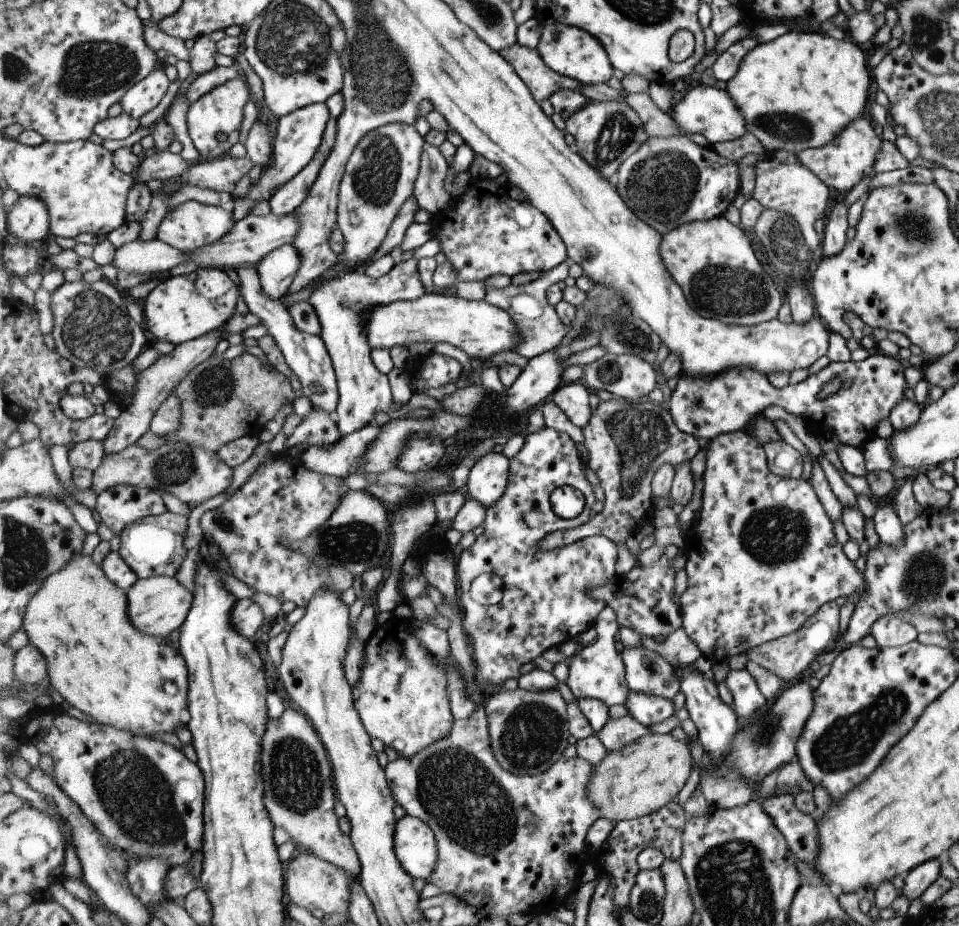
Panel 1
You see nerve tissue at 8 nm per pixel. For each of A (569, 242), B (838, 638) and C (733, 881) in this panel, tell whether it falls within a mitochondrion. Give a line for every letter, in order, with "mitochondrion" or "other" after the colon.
A: other
B: other
C: mitochondrion

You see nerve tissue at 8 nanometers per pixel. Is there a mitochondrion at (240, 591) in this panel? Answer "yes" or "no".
no

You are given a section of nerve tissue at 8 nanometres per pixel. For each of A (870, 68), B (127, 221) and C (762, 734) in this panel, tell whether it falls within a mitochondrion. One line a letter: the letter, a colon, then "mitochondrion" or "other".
A: other
B: other
C: mitochondrion

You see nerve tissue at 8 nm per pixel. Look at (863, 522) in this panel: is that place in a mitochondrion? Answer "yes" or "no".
no

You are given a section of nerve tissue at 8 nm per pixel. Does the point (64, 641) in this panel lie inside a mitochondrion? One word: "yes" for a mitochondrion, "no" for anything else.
no

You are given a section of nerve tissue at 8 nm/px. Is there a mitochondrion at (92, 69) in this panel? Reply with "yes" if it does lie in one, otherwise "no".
yes

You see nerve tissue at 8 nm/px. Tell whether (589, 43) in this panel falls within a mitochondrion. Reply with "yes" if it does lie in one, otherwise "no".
no

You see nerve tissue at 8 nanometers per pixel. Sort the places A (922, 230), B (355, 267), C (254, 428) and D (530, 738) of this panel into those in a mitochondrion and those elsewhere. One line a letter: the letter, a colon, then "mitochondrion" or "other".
A: mitochondrion
B: other
C: other
D: mitochondrion

